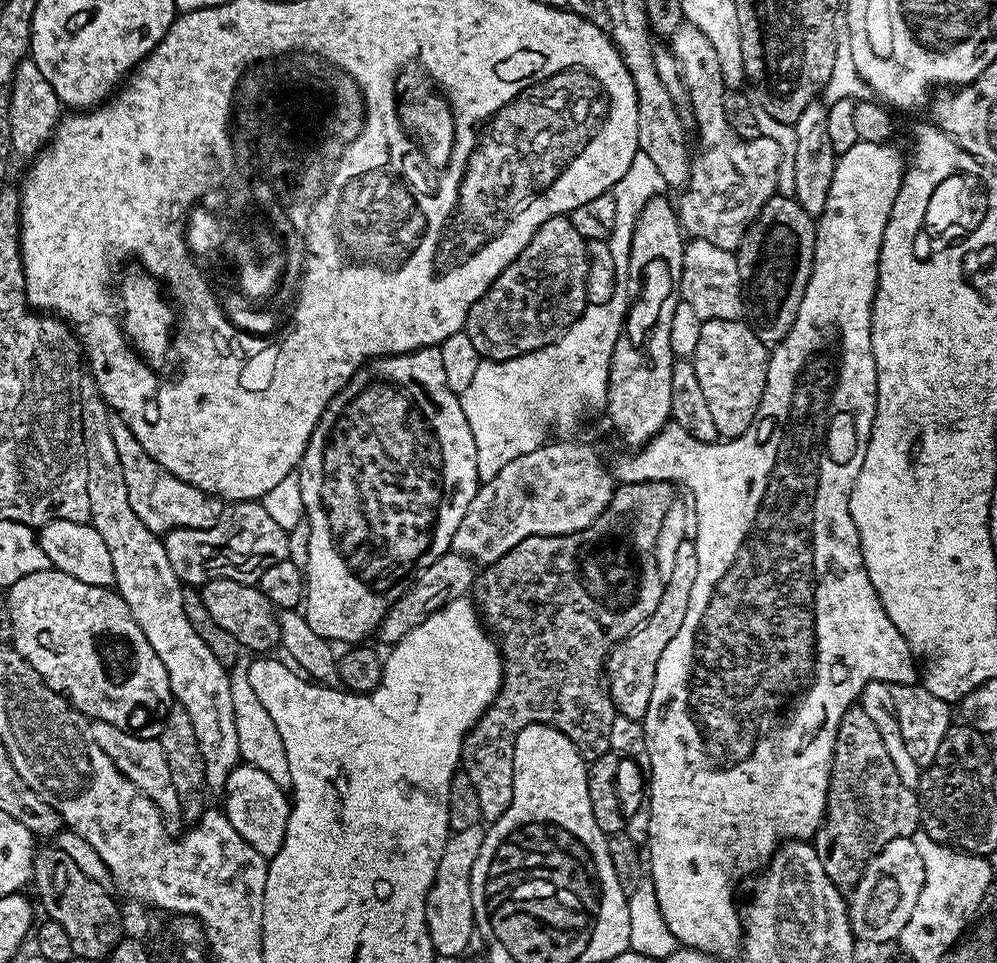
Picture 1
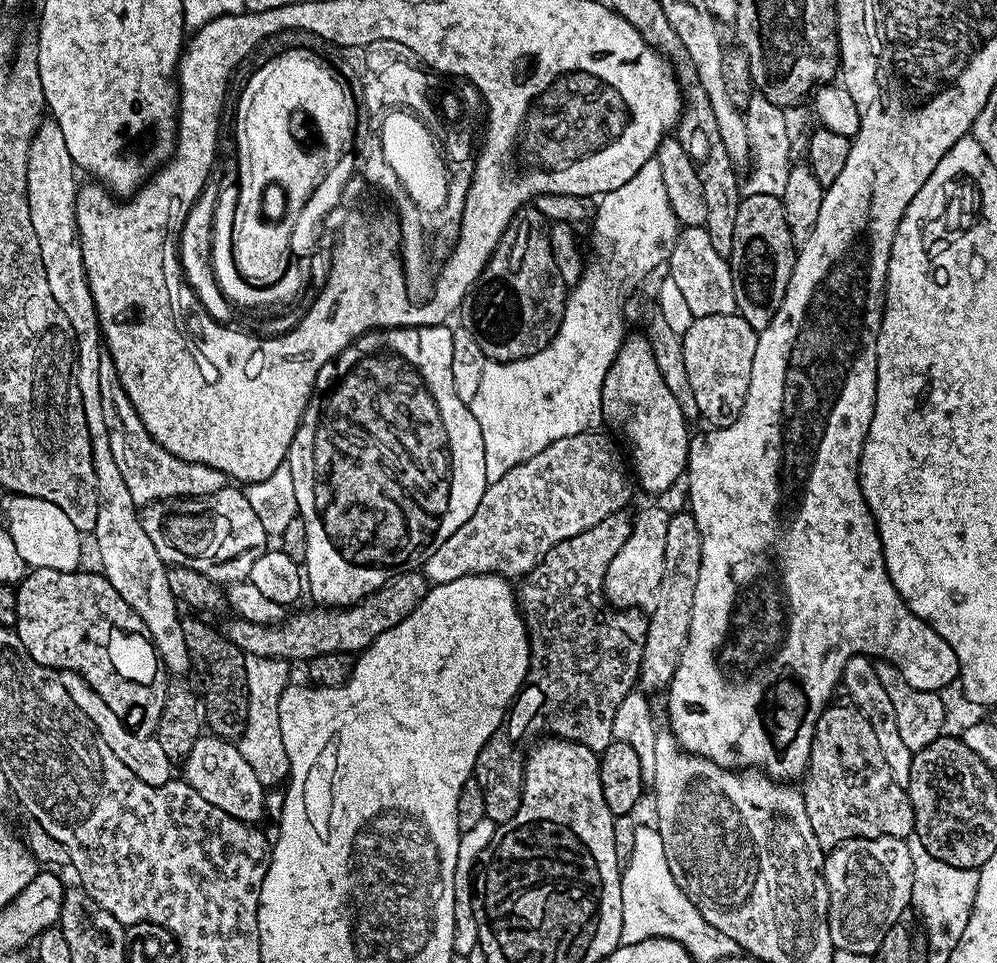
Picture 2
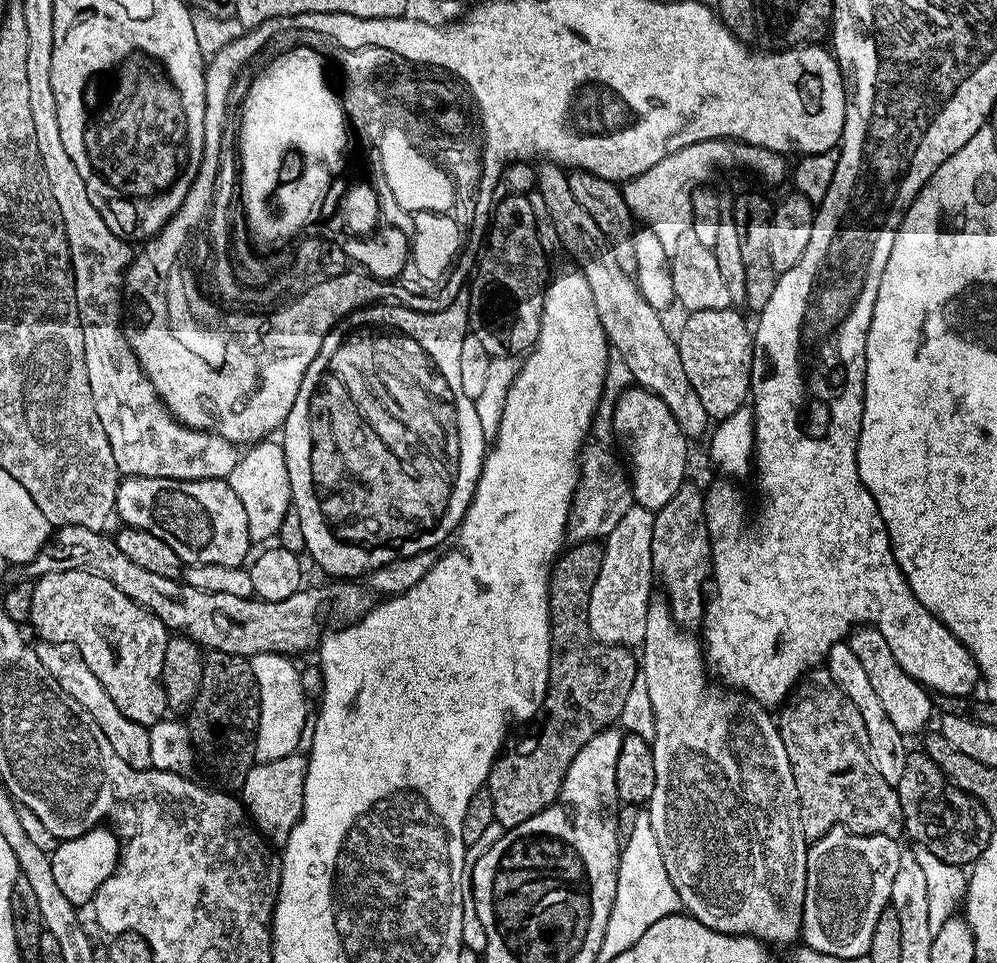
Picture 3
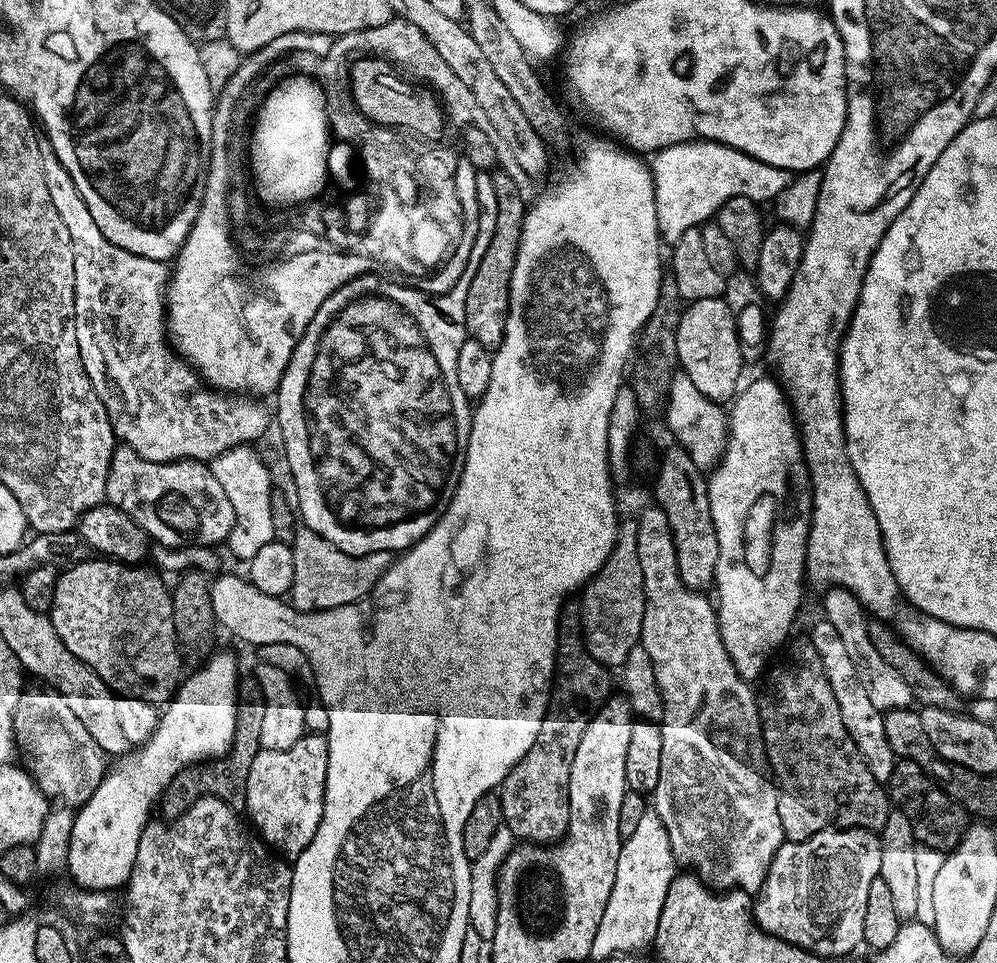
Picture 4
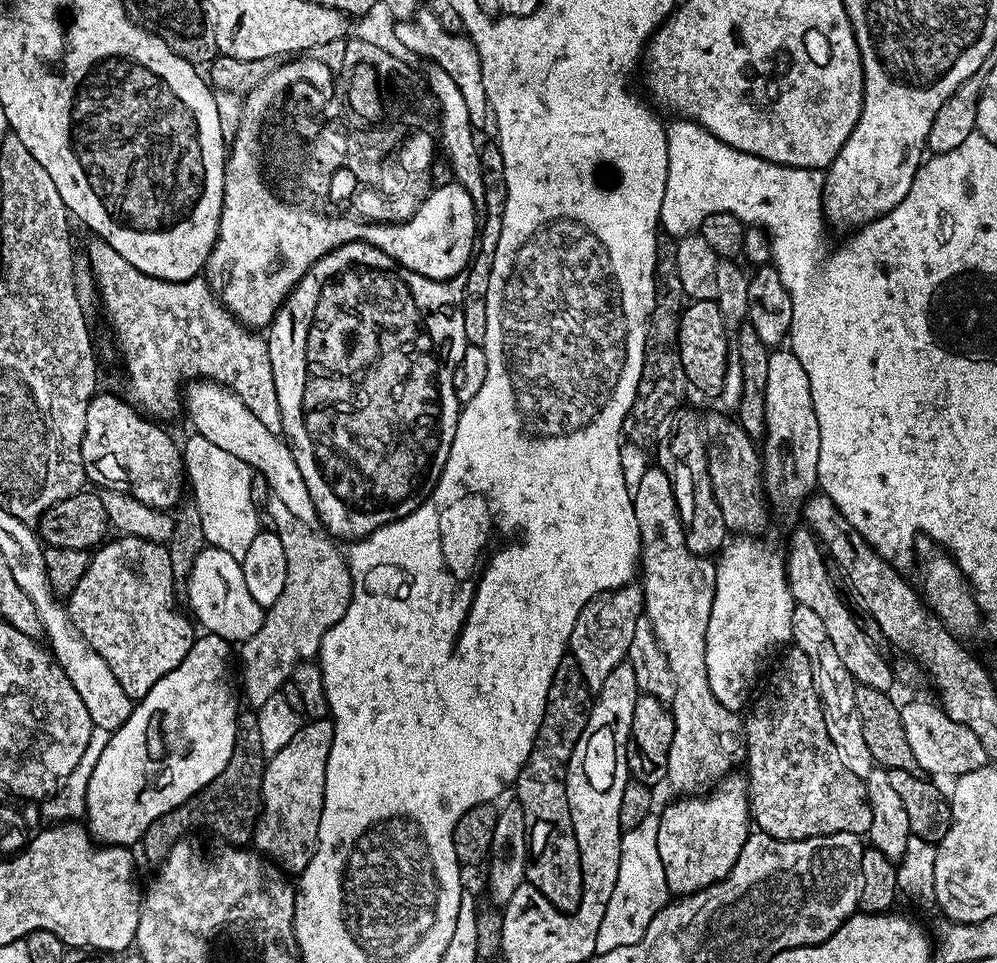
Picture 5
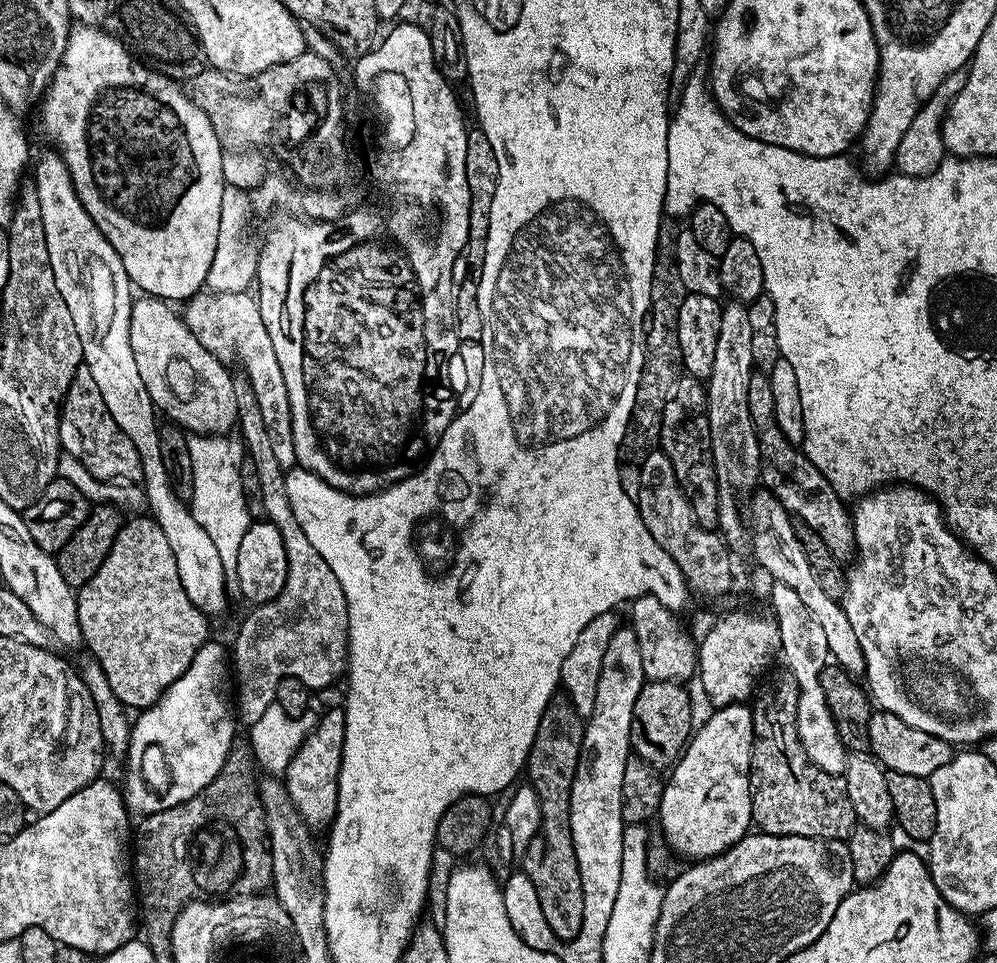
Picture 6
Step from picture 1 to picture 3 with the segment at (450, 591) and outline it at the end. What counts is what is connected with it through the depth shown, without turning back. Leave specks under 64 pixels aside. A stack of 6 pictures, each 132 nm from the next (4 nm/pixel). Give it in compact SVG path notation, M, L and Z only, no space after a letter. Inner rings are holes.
M61 524L44 549L31 562L23 565L23 575L39 578L51 572L93 572L106 578L106 582L114 582L126 598L154 613L173 633L196 641L201 649L245 658L263 652L293 654L308 652L311 648L313 651L327 633L358 622L374 606L373 593L358 582L328 582L332 584L324 584L321 588L304 586L282 601L208 593L180 580L158 578L158 574L142 570L138 562L126 558L126 554L118 550L111 535L104 535L103 531L86 530L86 526Z

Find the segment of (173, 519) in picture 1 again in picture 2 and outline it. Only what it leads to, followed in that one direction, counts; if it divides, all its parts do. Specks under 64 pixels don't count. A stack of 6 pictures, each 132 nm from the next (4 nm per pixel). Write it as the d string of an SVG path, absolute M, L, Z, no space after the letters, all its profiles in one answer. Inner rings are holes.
M111 358L101 359L98 366L98 386L102 386L102 415L106 421L106 434L110 436L110 450L114 453L114 463L122 473L122 479L130 490L130 498L134 498L137 506L153 504L155 500L183 500L185 498L199 498L218 494L218 490L229 487L230 477L222 474L222 470L214 470L214 466L206 466L198 462L186 462L170 454L158 442L154 442L152 435L142 426L142 418L134 410L126 390L122 390L122 382L116 373L116 367Z

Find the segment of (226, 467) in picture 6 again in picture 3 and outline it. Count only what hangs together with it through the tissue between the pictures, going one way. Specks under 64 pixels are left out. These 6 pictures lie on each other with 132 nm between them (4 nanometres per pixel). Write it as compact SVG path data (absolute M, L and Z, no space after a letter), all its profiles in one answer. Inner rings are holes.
M269 438L251 445L241 455L240 461L228 475L228 485L238 494L242 506L246 509L246 526L253 542L272 540L282 526L282 518L292 508L292 491L290 490L290 474L286 470L286 454L283 443Z

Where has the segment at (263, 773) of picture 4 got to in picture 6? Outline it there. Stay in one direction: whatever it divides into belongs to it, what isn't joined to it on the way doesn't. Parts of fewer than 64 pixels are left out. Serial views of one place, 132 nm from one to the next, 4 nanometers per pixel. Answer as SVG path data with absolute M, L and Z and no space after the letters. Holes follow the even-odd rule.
M342 706L330 709L320 720L313 725L313 730L309 732L299 750L295 752L291 759L290 766L284 775L284 785L290 794L291 801L295 808L305 820L309 827L327 827L335 819L337 810L337 778L340 774L342 750L345 744L345 710Z

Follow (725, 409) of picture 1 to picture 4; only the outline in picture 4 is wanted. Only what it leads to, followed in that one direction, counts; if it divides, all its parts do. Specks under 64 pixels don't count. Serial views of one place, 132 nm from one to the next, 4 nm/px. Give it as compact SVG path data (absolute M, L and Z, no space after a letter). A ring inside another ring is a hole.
M723 296L693 300L685 307L678 322L678 364L683 375L688 376L706 398L725 402L737 395L746 362L738 342L736 319Z

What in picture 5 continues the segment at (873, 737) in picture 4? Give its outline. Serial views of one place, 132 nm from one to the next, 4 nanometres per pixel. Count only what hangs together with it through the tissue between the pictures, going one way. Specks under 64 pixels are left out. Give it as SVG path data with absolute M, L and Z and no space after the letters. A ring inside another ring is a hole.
M796 605L792 619L792 639L795 647L801 648L810 658L812 673L816 679L816 692L820 695L820 703L824 706L824 721L828 737L832 740L850 774L867 778L872 773L874 761L870 754L870 746L866 746L866 738L862 738L862 722L858 714L858 706L854 702L854 694L858 687L852 675L842 666L838 654L834 654L834 642L830 642L830 634L826 634L826 625L822 618L810 610L810 606Z

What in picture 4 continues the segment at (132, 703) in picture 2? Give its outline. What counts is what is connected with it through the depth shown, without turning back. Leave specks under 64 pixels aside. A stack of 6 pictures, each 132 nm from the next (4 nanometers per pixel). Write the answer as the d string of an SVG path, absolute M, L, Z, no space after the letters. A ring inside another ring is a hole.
M85 558L79 562L68 566L60 572L58 582L54 586L54 598L52 599L52 607L50 609L50 619L54 630L58 630L58 638L62 638L62 642L66 646L66 650L70 650L70 654L74 654L88 668L93 668L102 678L102 682L109 688L124 696L132 696L135 699L142 699L145 702L155 706L163 705L172 699L178 685L182 680L182 651L176 642L174 621L171 617L172 594L169 585L164 585L165 577L159 571L153 570L148 566L137 566L134 564L125 564L117 562L111 558Z

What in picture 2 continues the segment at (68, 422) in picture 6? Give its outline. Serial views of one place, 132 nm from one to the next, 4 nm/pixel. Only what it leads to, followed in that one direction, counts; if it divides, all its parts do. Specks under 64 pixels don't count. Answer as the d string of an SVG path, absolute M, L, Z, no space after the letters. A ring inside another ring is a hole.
M229 486L218 490L218 494L199 498L155 500L153 504L143 505L140 512L142 530L146 530L150 542L154 542L154 550L158 550L165 565L198 570L198 574L206 574L206 578L216 581L221 586L249 579L251 566L269 547L270 538L266 530L262 530L262 522L258 522L258 514L254 514L243 491L235 487Z

